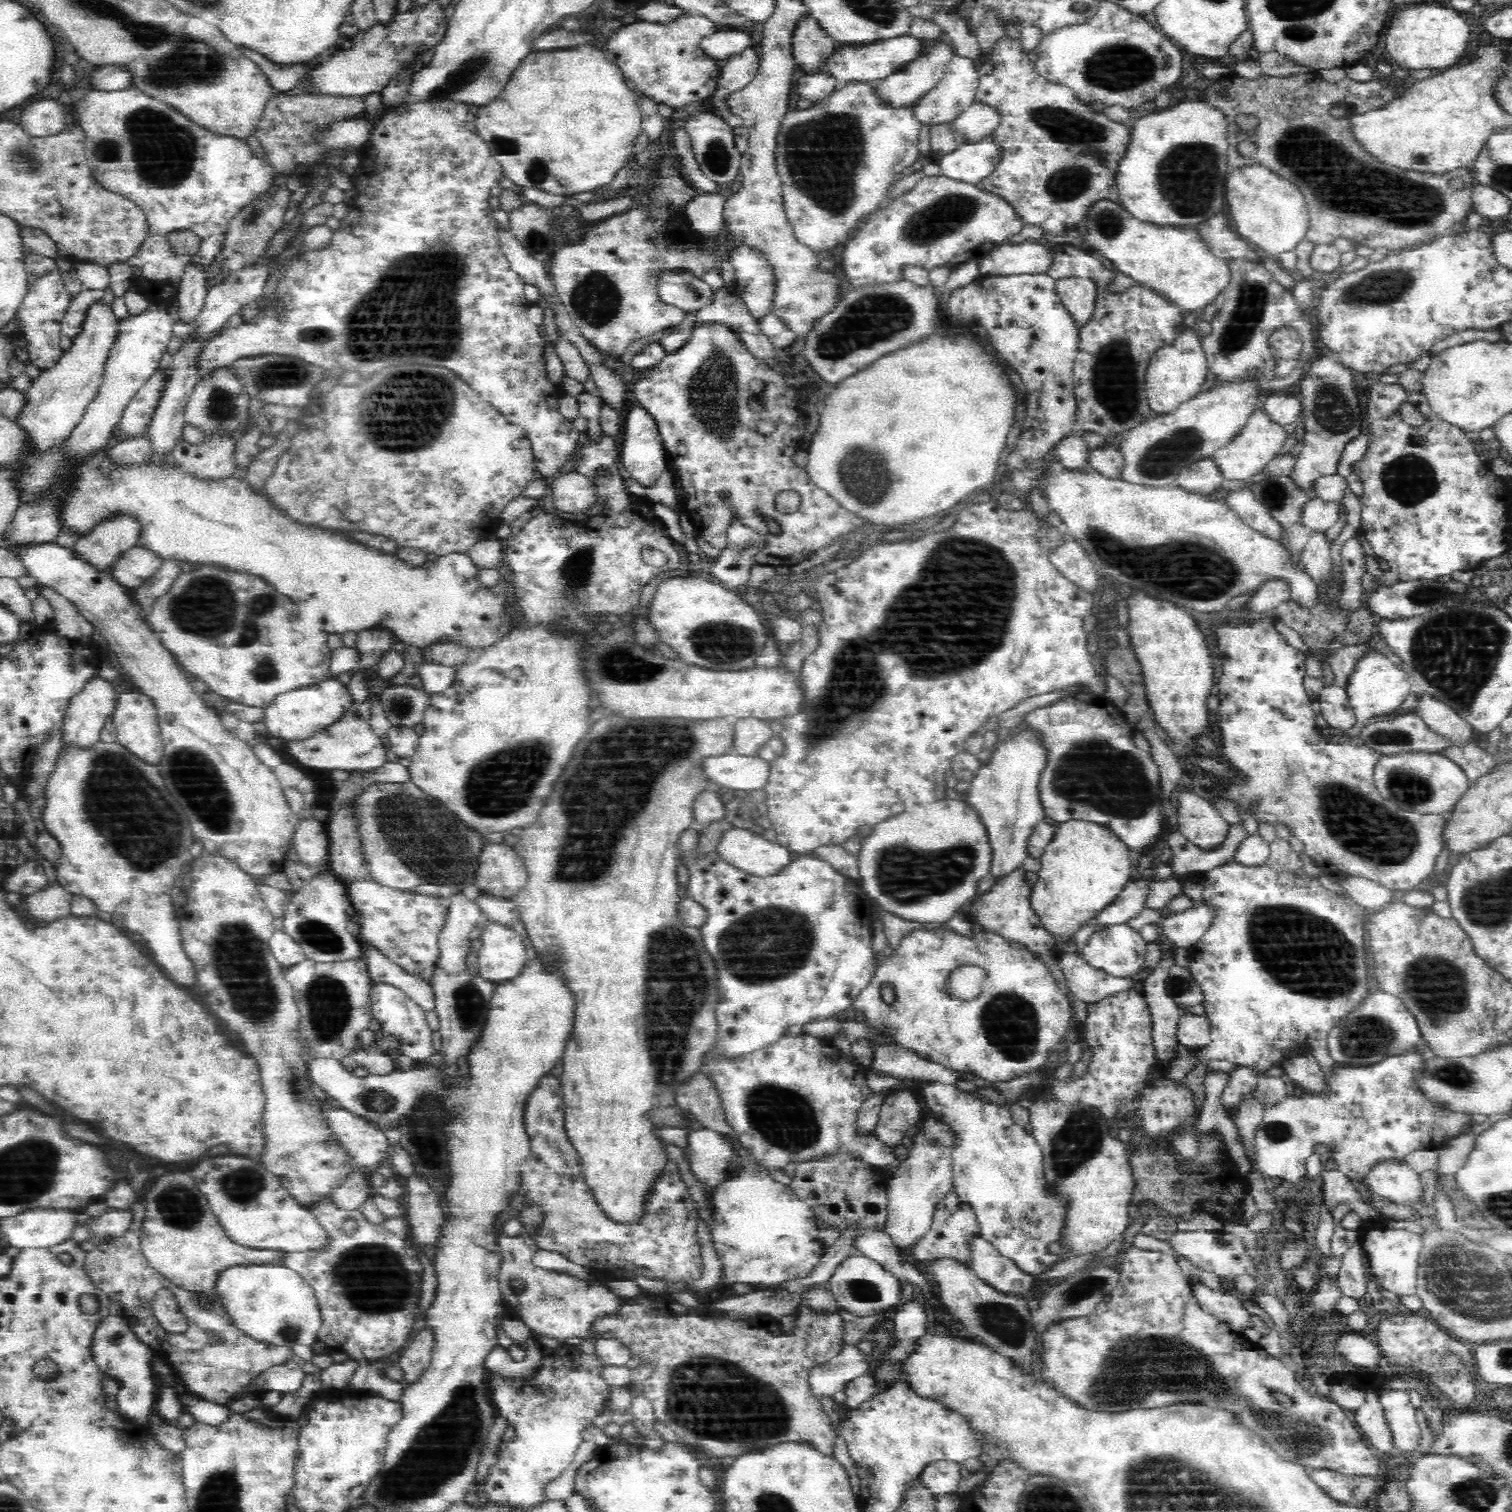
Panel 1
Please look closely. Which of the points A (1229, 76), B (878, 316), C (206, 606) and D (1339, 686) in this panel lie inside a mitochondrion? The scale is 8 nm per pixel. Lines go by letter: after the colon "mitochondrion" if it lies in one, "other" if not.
A: other
B: mitochondrion
C: mitochondrion
D: other

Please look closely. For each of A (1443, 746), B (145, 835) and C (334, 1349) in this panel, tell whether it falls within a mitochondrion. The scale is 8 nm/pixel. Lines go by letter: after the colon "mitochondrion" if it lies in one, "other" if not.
A: other
B: mitochondrion
C: other

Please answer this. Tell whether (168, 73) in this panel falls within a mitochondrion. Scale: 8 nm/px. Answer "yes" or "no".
yes

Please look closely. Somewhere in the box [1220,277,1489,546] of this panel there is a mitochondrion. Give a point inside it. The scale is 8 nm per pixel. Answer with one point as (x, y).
(1410, 479)

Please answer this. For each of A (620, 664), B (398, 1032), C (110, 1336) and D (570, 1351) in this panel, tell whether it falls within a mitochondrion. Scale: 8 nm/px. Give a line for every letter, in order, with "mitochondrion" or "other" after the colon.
A: mitochondrion
B: other
C: mitochondrion
D: other

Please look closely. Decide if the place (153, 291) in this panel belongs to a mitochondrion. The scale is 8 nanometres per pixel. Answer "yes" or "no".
no

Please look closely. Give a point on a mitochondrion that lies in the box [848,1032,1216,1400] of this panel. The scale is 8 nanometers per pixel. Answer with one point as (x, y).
(1078, 1140)

